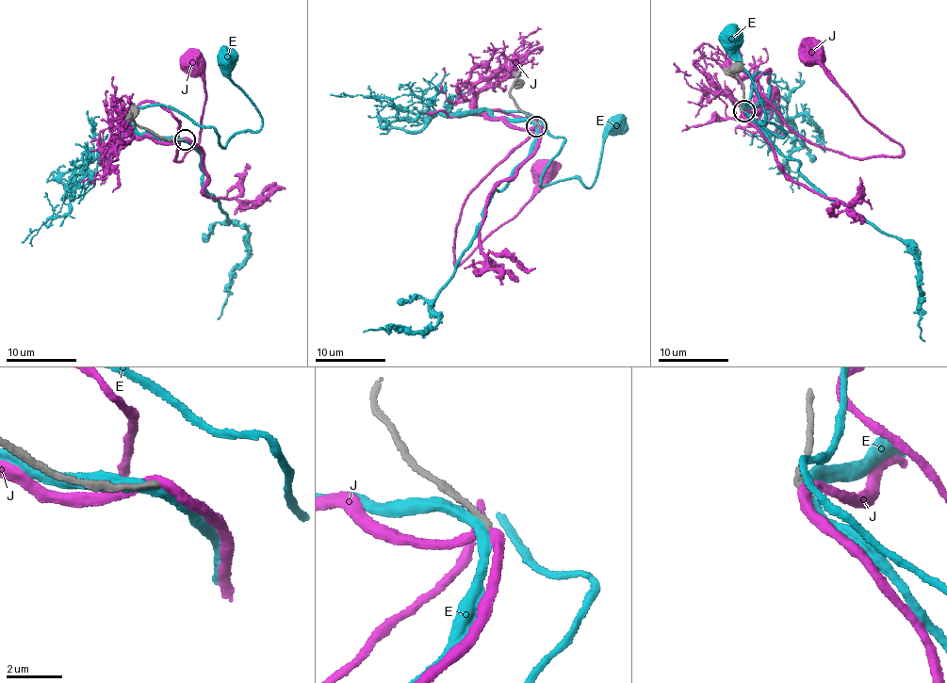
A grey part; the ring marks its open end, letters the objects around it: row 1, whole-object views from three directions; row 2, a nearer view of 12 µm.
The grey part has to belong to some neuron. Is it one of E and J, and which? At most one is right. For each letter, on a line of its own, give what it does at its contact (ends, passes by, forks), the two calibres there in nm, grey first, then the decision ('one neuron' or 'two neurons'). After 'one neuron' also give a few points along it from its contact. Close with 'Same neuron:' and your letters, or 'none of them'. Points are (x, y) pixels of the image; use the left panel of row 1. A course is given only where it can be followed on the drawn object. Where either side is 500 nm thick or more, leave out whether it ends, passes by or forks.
E: it passes by; calibres 260 and 360 nm; two neurons
J: it passes by; calibres 240 and 320 nm; two neurons
Same neuron: none of them

